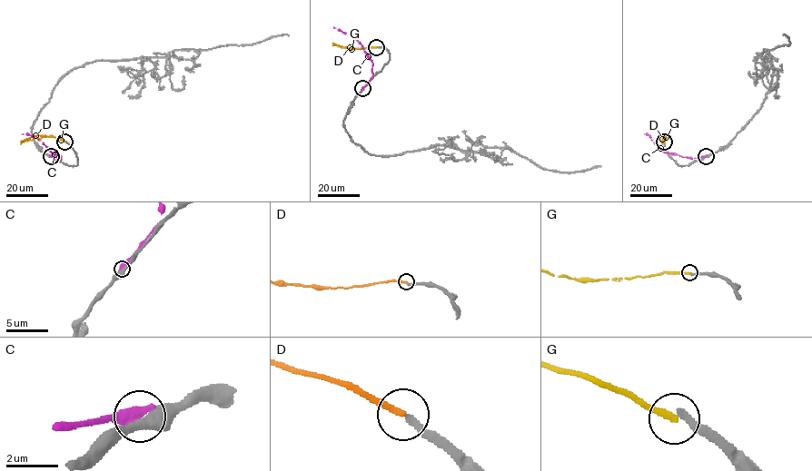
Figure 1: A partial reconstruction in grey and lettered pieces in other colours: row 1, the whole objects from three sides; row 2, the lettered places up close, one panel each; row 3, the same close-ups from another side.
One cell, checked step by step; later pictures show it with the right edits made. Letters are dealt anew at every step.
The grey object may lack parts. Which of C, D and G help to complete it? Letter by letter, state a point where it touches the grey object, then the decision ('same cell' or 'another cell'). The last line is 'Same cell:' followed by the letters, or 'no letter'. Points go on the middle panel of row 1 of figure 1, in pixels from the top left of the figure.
C: meets grey at (362, 88); another cell
D: meets grey at (376, 46); another cell
G: meets grey at (376, 47); another cell
Same cell: no letter

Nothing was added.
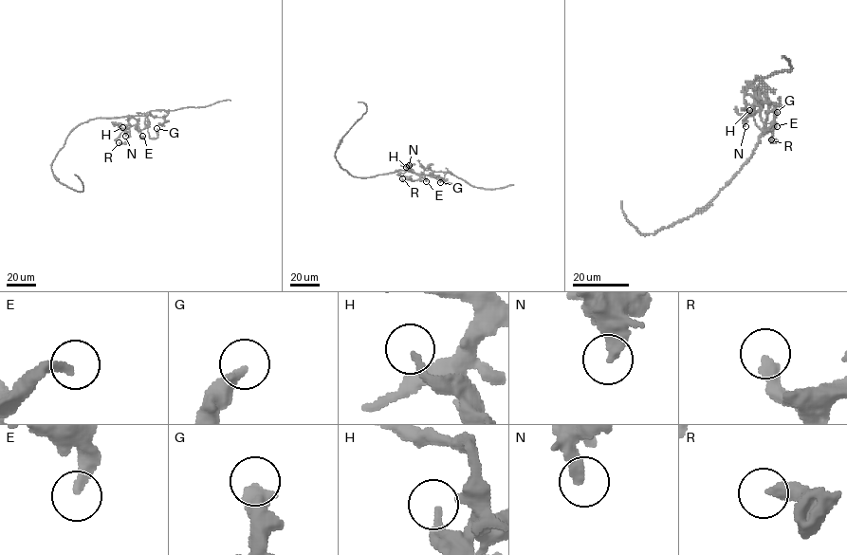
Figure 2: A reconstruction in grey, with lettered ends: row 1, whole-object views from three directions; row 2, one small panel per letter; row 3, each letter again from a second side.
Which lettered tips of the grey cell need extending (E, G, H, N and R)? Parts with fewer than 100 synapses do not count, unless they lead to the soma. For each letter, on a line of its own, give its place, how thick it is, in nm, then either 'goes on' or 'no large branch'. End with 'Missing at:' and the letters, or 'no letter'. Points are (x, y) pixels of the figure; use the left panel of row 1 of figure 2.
E: place (142, 136); calibre 240 nm; no large branch
G: place (156, 128); calibre 440 nm; no large branch
H: place (122, 127); calibre 240 nm; no large branch
N: place (125, 136); calibre 440 nm; no large branch
R: place (119, 142); calibre 340 nm; no large branch
Missing at: no letter

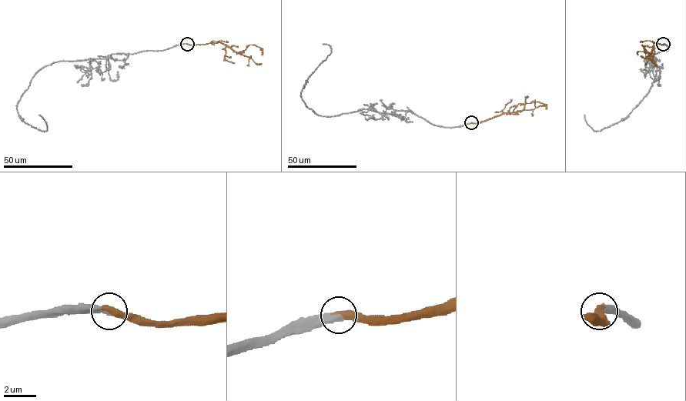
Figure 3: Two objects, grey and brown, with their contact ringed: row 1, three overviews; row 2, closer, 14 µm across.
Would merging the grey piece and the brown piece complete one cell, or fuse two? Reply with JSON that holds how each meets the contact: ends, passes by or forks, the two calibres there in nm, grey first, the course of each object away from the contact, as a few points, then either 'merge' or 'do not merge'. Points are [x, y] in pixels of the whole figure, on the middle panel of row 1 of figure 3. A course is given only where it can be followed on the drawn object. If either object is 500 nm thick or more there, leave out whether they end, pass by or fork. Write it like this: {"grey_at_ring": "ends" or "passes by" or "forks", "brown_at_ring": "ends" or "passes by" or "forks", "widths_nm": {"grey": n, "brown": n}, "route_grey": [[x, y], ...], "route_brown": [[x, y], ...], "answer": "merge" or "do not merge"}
{"widths_nm": {"grey": 400, "brown": 500}, "route_grey": [[471, 122], [439, 126], [396, 110], [319, 115], [305, 104], [301, 92], [331, 53], [322, 44]], "route_brown": [[471, 122], [480, 122], [504, 113], [519, 111], [526, 104], [533, 101], [545, 104], [547, 108]], "answer": "merge"}

